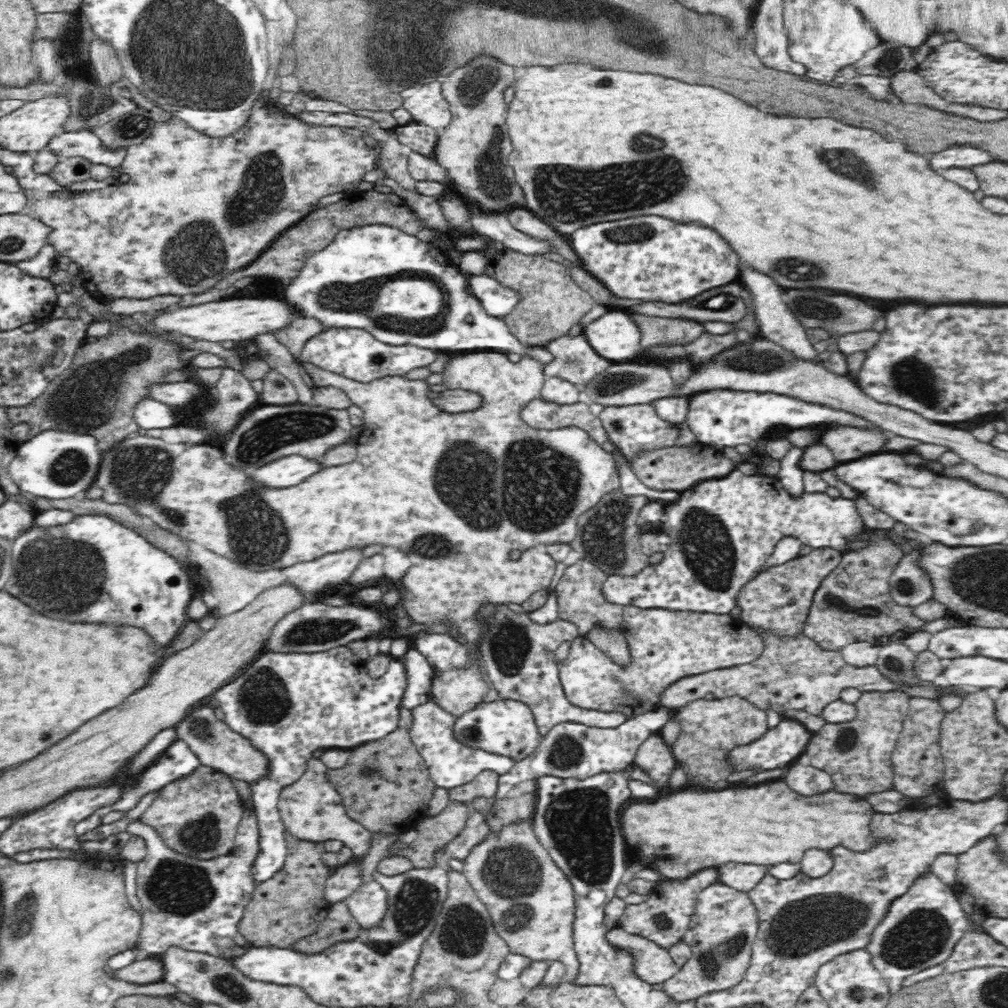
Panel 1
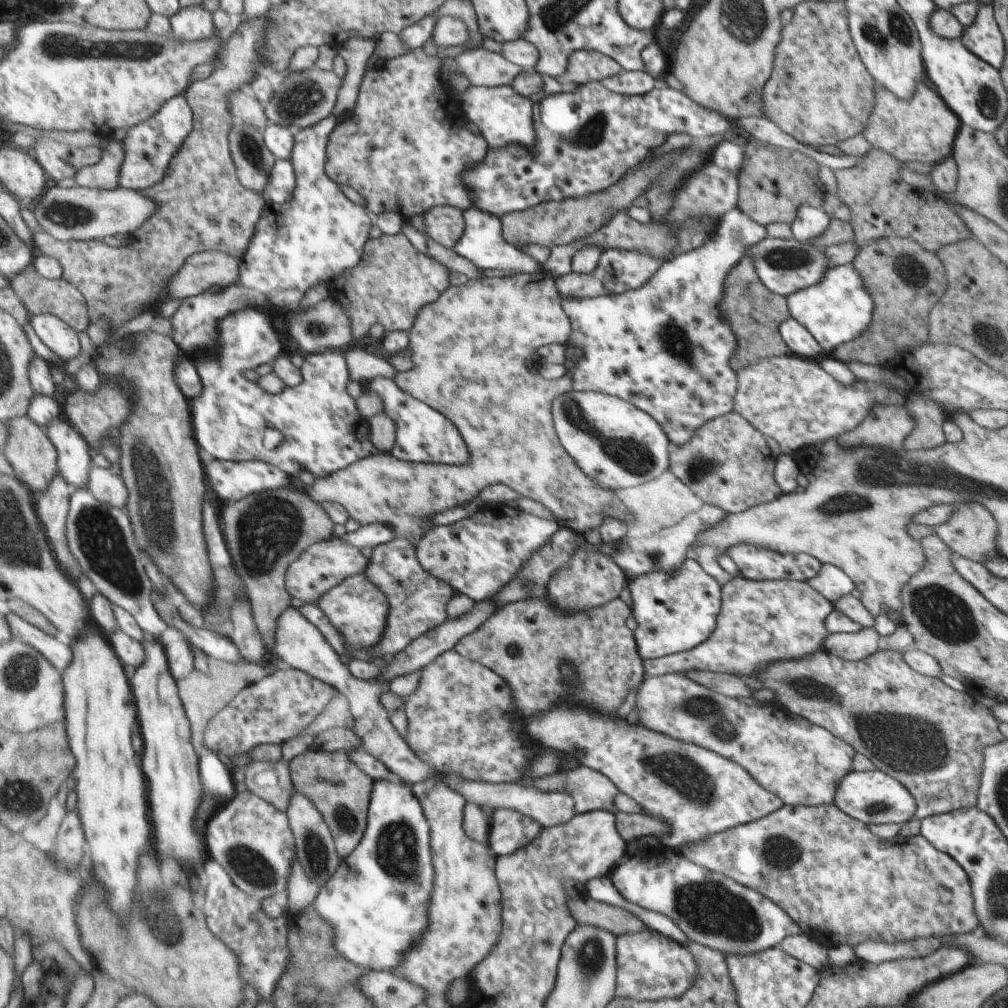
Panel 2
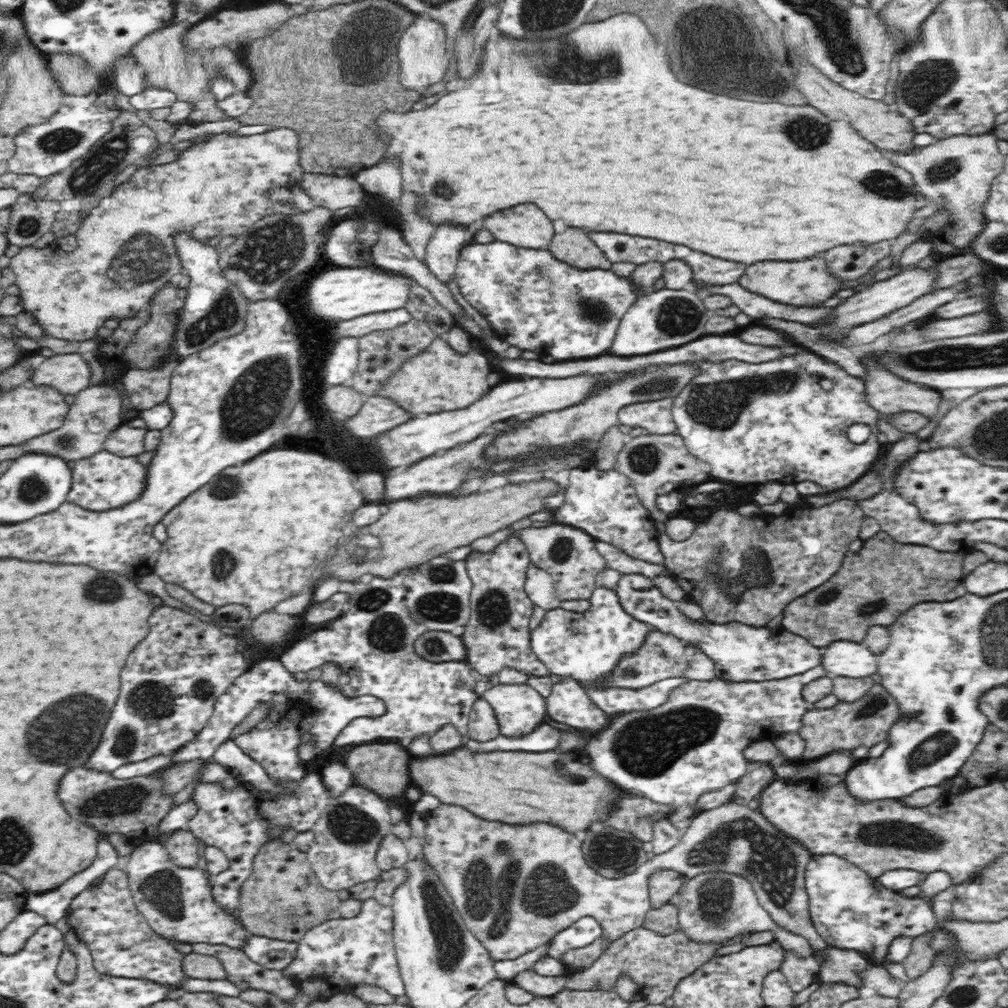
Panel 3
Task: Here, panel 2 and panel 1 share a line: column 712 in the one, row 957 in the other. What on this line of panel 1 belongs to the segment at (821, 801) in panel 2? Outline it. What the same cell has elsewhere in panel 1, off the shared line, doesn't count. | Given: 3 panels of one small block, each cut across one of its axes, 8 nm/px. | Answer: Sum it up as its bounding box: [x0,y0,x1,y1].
[662,882,758,1002]

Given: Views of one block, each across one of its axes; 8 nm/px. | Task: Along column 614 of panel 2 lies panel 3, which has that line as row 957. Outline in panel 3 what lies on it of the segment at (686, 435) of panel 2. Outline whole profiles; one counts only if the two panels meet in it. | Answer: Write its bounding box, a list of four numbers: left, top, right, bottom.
[281,897,405,1002]

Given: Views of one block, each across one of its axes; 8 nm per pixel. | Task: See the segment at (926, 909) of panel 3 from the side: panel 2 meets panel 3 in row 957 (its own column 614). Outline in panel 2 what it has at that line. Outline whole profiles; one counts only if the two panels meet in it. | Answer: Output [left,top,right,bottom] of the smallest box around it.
[607,847,801,956]

